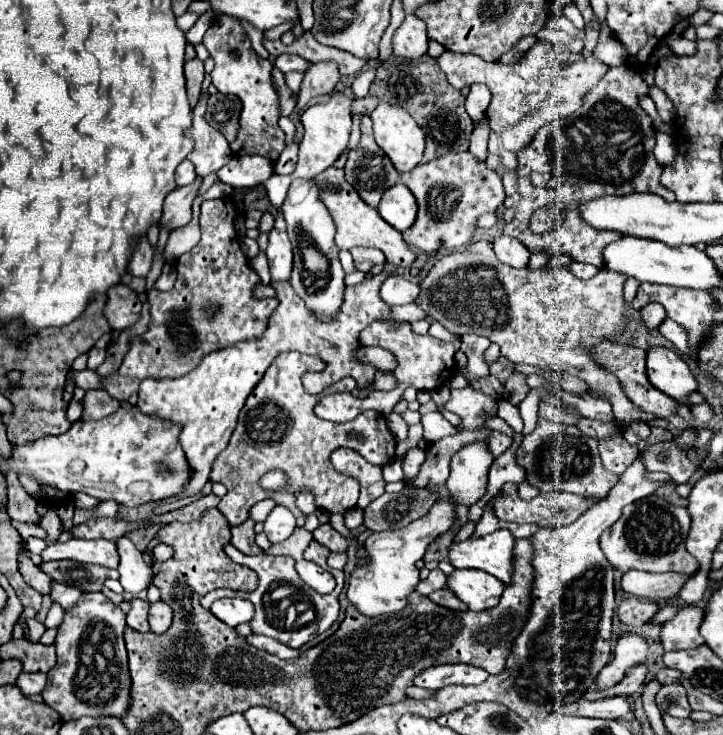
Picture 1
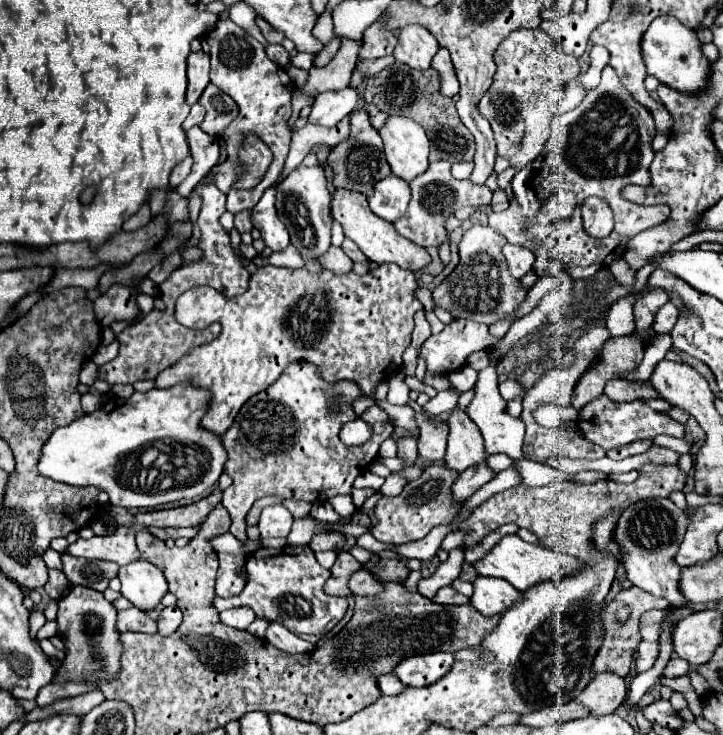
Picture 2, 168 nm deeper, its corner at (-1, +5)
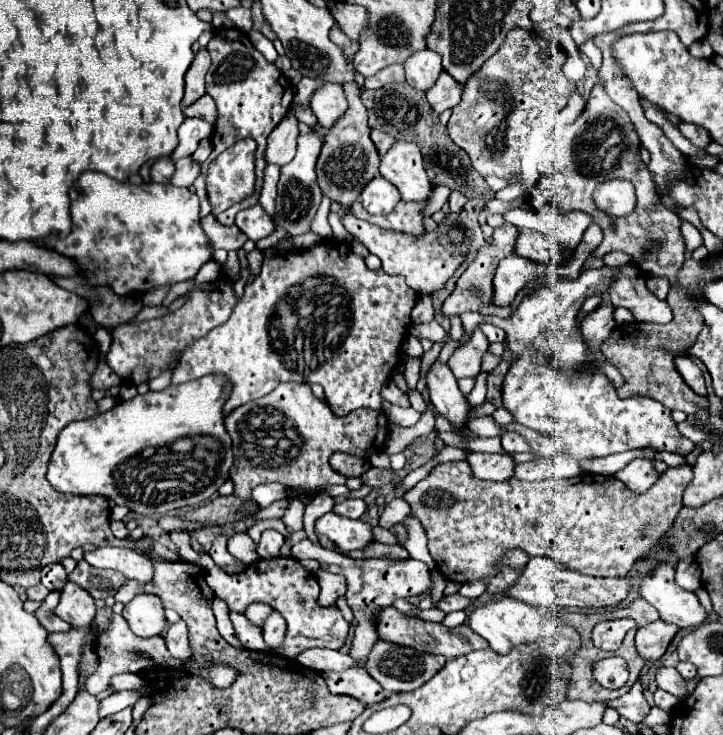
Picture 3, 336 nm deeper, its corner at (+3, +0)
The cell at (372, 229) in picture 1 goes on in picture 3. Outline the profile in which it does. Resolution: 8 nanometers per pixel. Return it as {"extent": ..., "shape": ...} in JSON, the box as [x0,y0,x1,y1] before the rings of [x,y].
{"extent":[343,212,473,296],"shape":[[[351,212],[343,214],[343,226],[347,228],[347,232],[353,238],[361,240],[371,254],[377,254],[381,258],[383,270],[387,274],[403,276],[407,280],[409,288],[413,288],[417,294],[425,294],[425,296],[431,296],[431,294],[439,292],[441,288],[445,288],[447,280],[465,262],[465,258],[469,254],[469,244],[473,238],[473,234],[465,228],[465,224],[459,218],[451,226],[451,234],[449,234],[449,228],[445,224],[445,230],[447,230],[445,246],[439,240],[439,232],[425,232],[425,236],[405,236],[405,232],[385,230],[385,228],[373,226],[365,220],[359,220]]]}

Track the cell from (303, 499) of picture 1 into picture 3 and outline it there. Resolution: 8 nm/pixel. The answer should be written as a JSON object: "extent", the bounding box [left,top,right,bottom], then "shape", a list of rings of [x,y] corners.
{"extent":[315,512,373,552],"shape":[[[333,512],[325,514],[315,524],[315,534],[329,536],[343,552],[363,550],[373,542],[373,528],[363,520],[351,520]]]}

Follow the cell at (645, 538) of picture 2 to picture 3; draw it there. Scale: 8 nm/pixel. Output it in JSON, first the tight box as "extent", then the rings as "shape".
{"extent":[641,564,707,630],"shape":[[[663,564],[643,580],[641,596],[659,610],[665,622],[691,630],[705,622],[707,612],[699,604],[699,598],[693,592],[677,586],[673,578],[675,570],[669,564]]]}

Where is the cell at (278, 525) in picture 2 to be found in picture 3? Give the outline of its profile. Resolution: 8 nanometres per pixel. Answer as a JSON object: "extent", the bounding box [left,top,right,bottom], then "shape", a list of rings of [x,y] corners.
{"extent":[257,530,285,558],"shape":[[[265,530],[259,544],[257,544],[257,554],[261,558],[273,558],[273,556],[279,556],[279,548],[283,546],[285,542],[285,536],[277,530]]]}

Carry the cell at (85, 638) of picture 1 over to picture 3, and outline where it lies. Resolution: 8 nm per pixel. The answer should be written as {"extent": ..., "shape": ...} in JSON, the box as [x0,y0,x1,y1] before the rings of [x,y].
{"extent":[55,584,95,628],"shape":[[[65,584],[55,614],[73,624],[75,628],[87,628],[95,618],[95,600],[79,584]]]}

